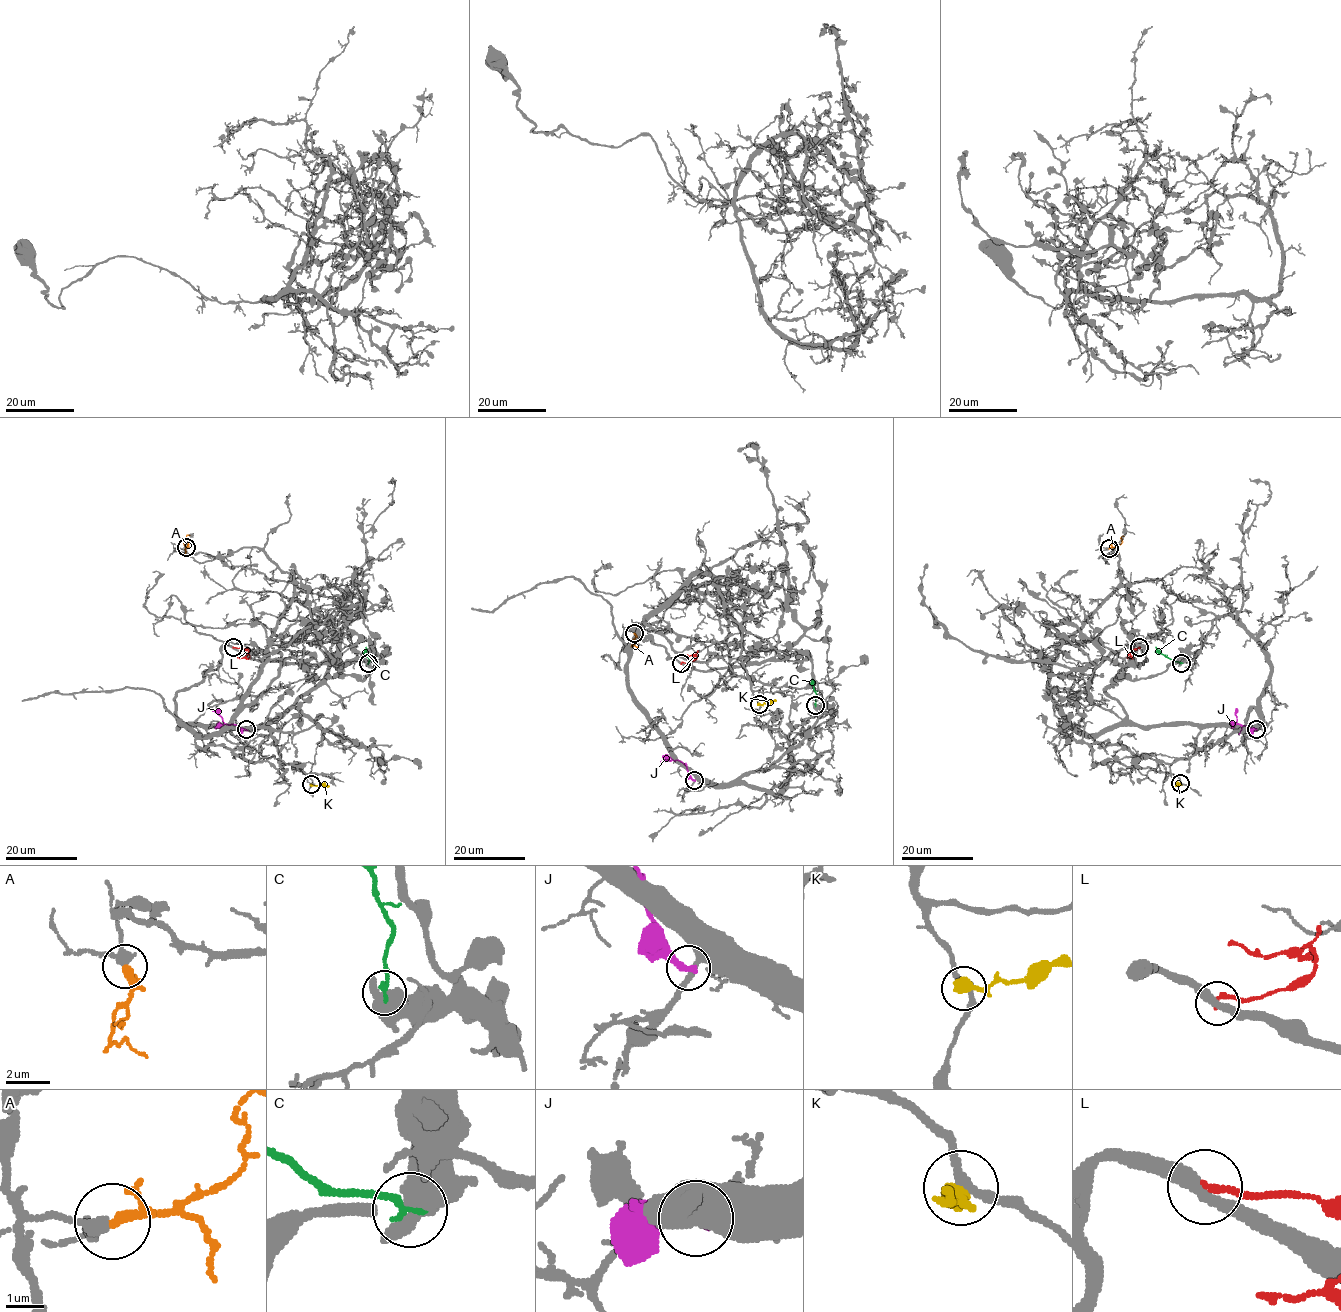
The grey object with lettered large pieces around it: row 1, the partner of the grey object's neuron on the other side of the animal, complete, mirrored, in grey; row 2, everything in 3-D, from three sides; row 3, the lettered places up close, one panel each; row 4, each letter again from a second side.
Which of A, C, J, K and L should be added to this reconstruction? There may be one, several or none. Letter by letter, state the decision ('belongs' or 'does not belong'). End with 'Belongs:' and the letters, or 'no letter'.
A: belongs
C: does not belong
J: does not belong
K: does not belong
L: does not belong
Belongs: A

